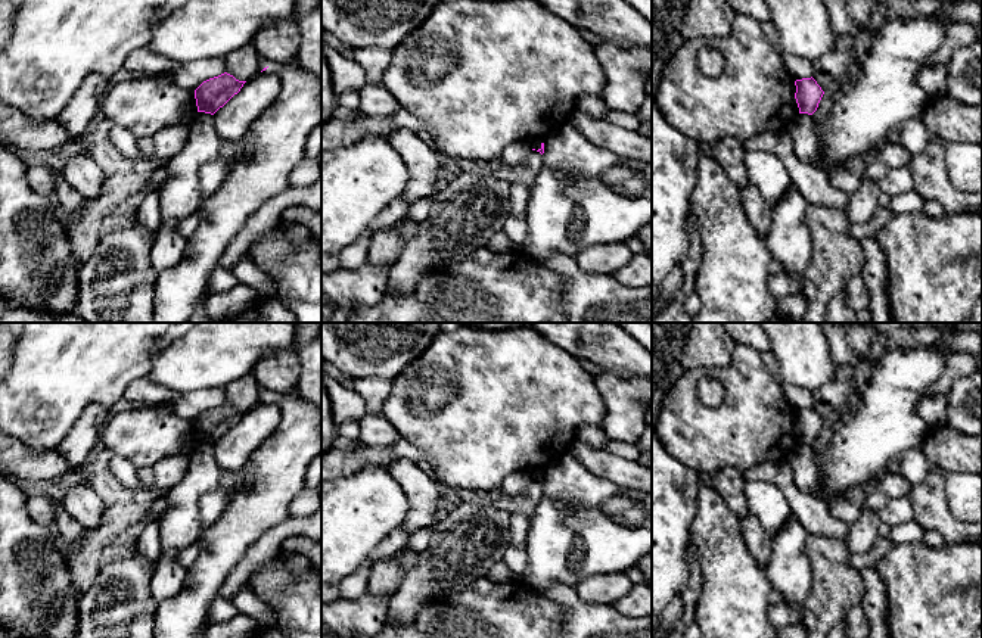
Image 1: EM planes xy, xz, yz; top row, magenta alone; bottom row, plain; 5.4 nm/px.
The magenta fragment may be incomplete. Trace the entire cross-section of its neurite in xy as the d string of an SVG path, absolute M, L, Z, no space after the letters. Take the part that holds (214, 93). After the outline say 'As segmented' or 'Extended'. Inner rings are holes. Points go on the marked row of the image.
M227 72L203 81L195 90L198 112L214 115L240 91L245 83L246 81L239 81Z. As segmented

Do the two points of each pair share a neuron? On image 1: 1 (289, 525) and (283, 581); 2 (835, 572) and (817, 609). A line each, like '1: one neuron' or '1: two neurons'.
1: two neurons
2: one neuron

